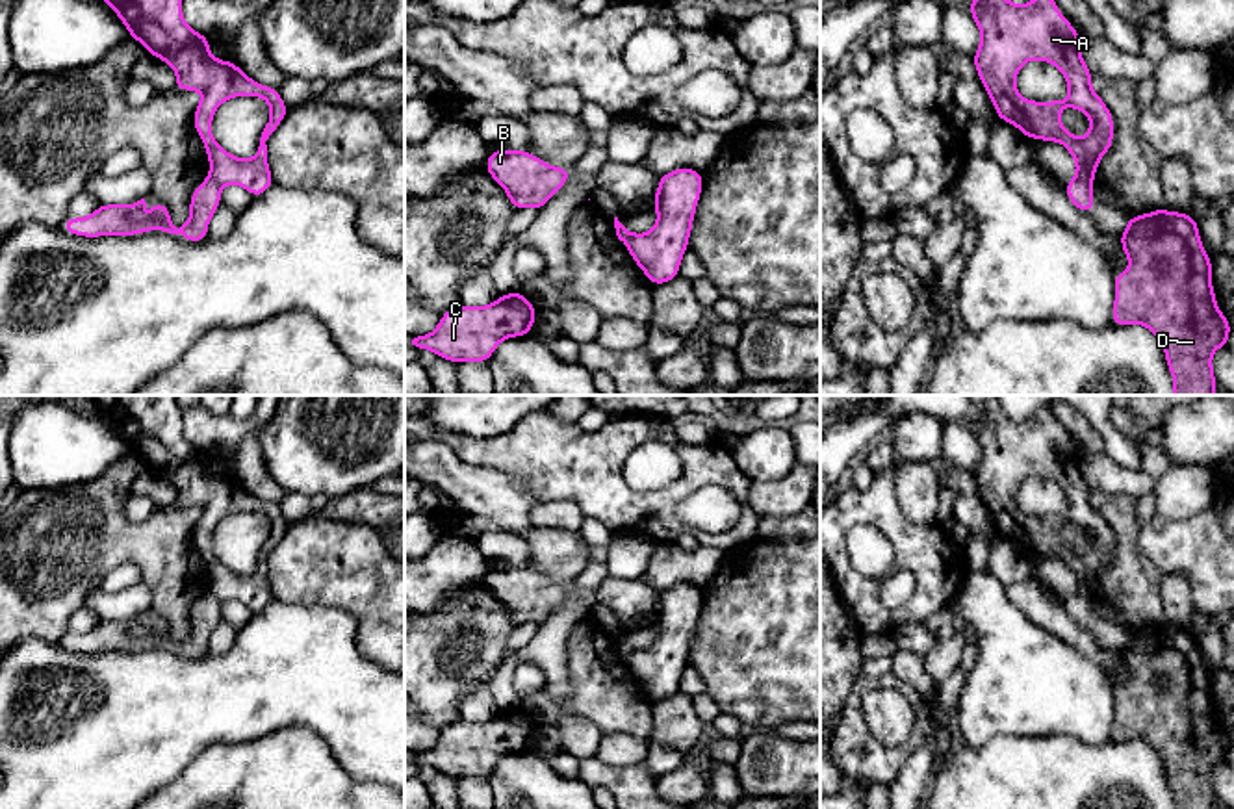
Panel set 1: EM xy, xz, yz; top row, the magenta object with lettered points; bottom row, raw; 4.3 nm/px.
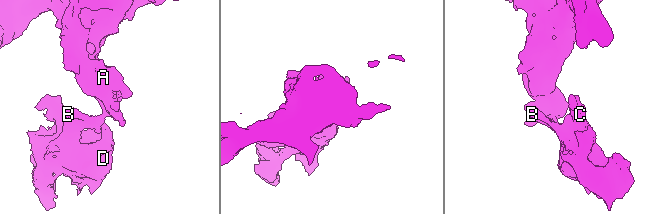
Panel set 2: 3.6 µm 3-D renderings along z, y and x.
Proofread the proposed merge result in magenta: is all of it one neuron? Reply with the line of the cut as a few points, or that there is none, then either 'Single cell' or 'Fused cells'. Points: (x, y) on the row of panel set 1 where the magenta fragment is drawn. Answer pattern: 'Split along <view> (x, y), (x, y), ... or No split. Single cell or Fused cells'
Split along yz (1077, 175), (1092, 184). Fused cells

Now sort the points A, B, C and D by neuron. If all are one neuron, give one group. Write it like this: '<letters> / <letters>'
A / B C D

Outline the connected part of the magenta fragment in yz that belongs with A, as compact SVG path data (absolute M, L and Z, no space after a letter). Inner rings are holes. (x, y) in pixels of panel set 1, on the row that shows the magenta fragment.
M972 0L967 9L982 33L982 43L972 61L980 83L991 96L996 117L1019 128L1030 141L1061 143L1076 161L1076 176L1093 186L1100 158L1113 147L1113 115L1104 100L1091 89L1093 74L1080 54L1082 39L1074 26L1060 13L1054 0L1030 0L1024 6L1015 6L1009 0ZM1030 59L1052 63L1061 71L1069 83L1069 96L1065 100L1035 102L1024 100L1019 95L1015 76ZM1065 106L1091 119L1086 139L1073 135L1061 126L1060 113Z

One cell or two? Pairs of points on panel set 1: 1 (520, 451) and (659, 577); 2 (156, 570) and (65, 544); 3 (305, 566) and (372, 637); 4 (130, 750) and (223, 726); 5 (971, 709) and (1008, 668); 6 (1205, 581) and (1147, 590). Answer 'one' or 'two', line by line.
1: two
2: one
3: one
4: one
5: one
6: two

